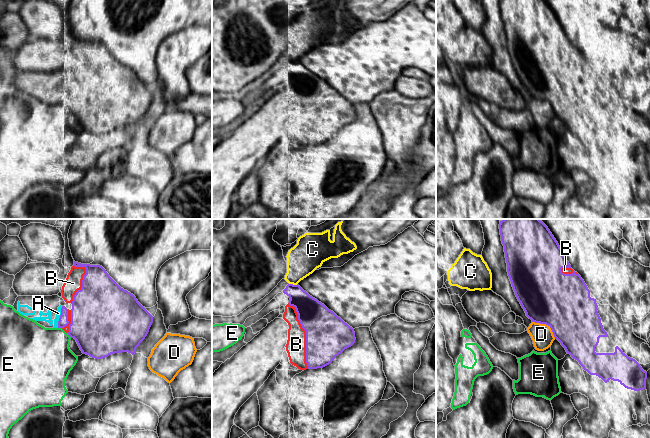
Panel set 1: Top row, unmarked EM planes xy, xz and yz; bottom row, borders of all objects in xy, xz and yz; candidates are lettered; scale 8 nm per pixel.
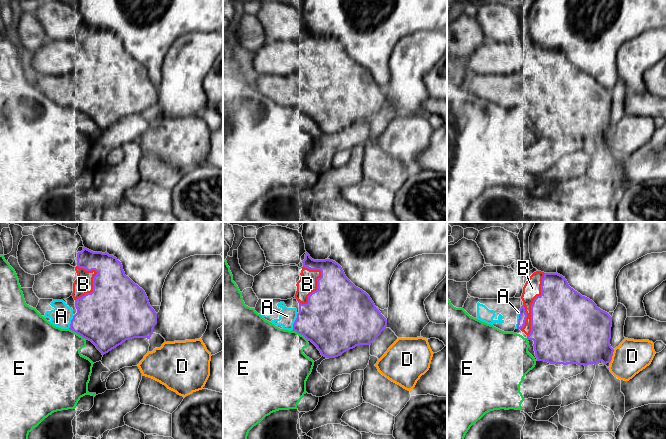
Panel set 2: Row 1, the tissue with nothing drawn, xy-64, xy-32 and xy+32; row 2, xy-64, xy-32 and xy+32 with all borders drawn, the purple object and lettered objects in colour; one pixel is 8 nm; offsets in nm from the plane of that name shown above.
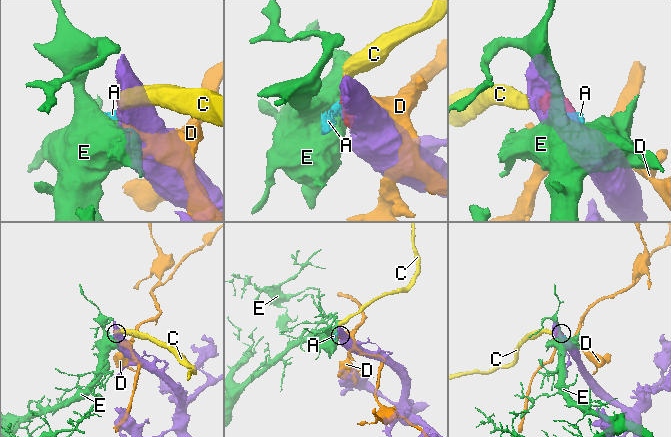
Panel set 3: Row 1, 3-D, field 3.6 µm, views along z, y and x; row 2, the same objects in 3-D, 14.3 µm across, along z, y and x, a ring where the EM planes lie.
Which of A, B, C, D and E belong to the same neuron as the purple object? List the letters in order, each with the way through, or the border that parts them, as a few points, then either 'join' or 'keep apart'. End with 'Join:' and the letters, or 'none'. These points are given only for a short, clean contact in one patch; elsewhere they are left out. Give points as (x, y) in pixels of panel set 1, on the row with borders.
A: keep apart
B: join
C: keep apart
D: keep apart
E: keep apart
Join: B

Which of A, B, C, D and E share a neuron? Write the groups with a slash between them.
A / B / C / D / E

